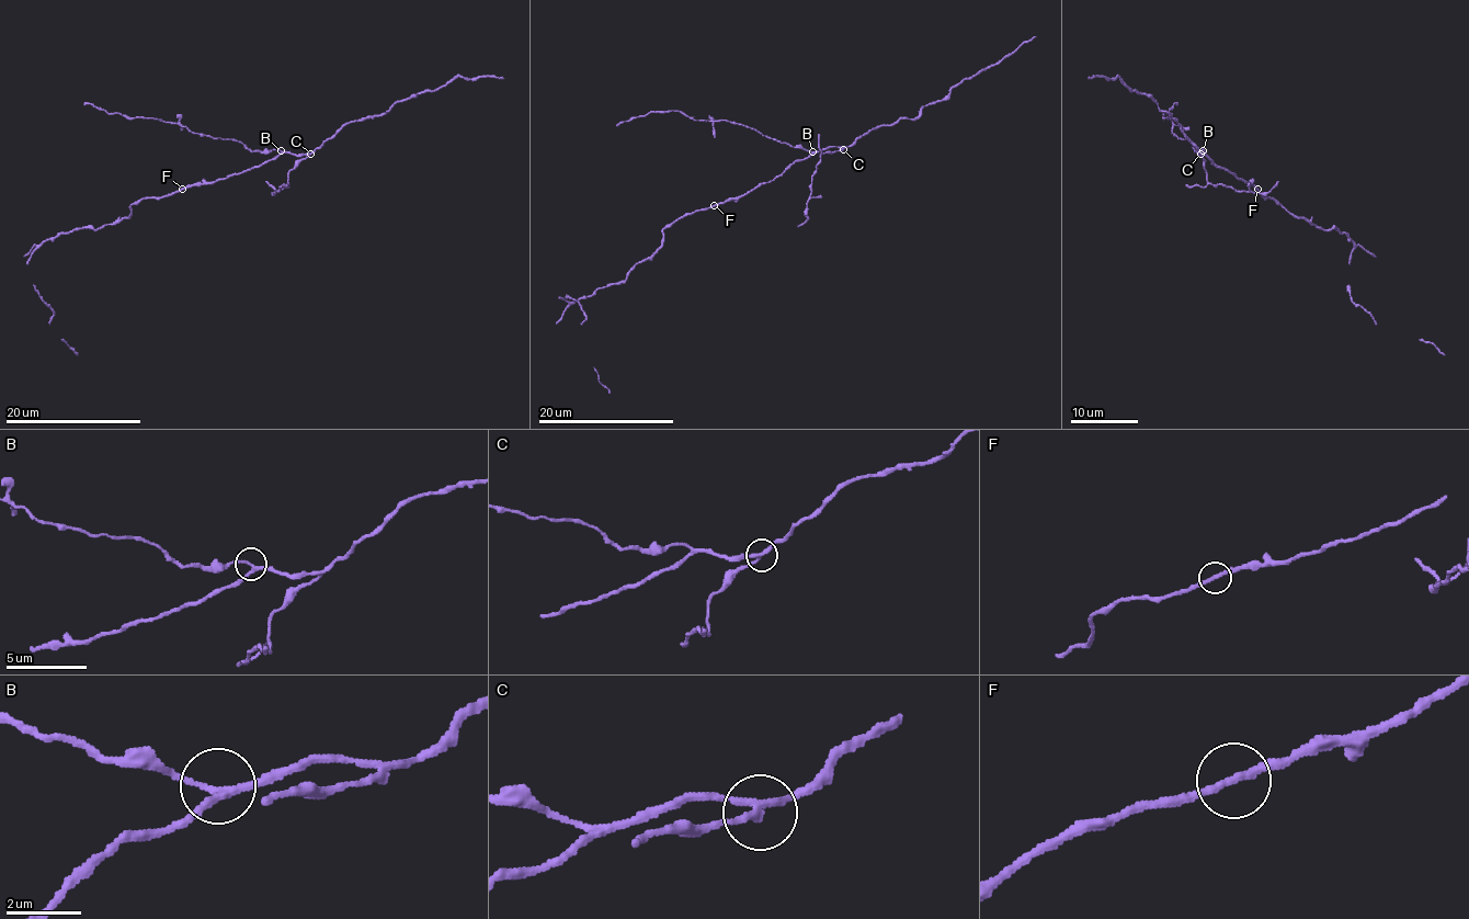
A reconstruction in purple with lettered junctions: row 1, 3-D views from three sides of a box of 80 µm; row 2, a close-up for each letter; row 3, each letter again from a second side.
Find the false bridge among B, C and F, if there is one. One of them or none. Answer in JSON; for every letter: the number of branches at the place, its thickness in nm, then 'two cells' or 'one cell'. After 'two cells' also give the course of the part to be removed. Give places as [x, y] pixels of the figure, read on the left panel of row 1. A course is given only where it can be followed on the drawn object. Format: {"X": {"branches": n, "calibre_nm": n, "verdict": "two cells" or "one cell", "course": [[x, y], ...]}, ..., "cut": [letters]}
{"B": {"branches": 3, "calibre_nm": 180, "verdict": "one cell"}, "C": {"branches": 3, "calibre_nm": 200, "verdict": "two cells", "course": [[310, 154], [288, 172], [288, 182], [279, 191], [275, 192], [265, 181]]}, "F": {"branches": 2, "calibre_nm": 220, "verdict": "one cell"}, "cut": ["C"]}

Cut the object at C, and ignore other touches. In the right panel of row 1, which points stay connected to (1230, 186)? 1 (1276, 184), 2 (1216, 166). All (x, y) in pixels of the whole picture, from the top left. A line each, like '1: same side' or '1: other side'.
1: same side
2: other side

